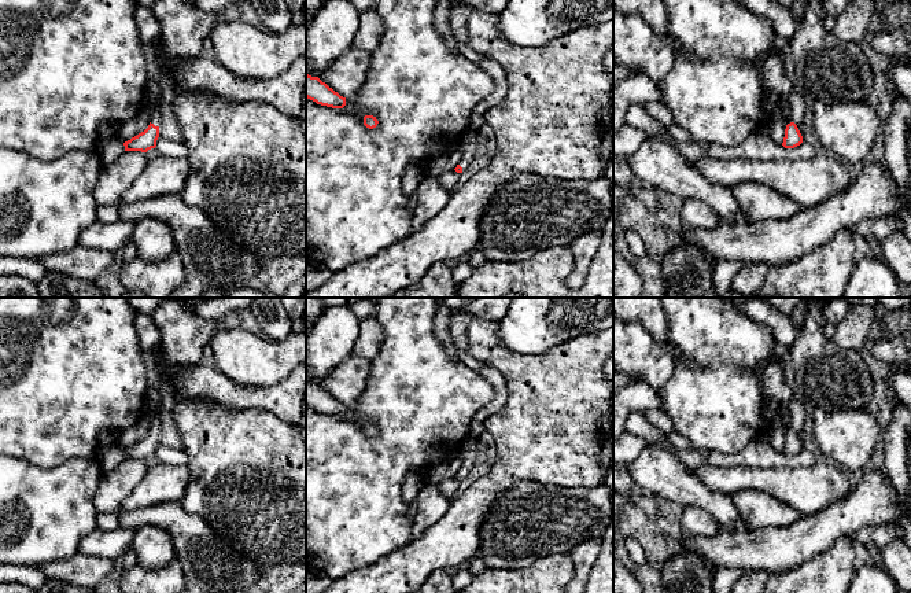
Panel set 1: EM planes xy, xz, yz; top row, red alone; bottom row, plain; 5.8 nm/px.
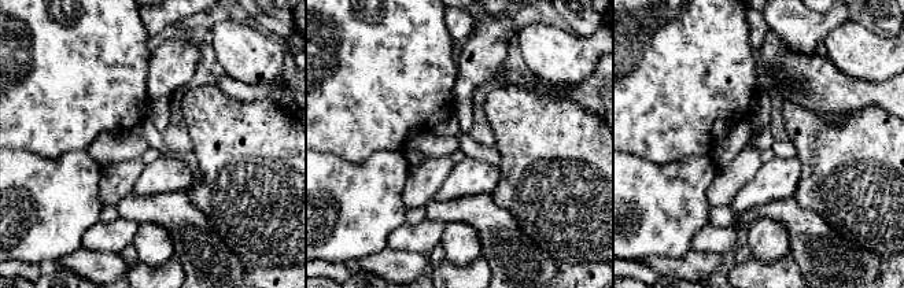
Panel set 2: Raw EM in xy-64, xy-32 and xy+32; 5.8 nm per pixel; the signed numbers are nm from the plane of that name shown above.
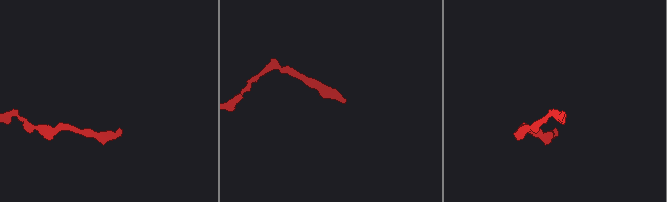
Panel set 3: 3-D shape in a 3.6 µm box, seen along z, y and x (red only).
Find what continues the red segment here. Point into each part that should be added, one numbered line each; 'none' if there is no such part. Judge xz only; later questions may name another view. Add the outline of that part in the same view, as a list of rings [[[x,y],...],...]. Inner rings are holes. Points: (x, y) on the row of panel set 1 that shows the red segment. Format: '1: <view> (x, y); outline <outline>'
1: xz (468, 143); outline [[[468,130],[466,136],[460,140],[458,144],[462,147],[462,158],[458,165],[464,172],[471,165],[476,154],[476,132]]]

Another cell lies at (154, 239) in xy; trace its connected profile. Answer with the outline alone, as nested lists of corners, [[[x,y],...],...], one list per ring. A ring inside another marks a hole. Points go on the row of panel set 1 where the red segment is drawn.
[[[144,218],[134,222],[132,242],[137,257],[144,261],[163,261],[176,251],[171,228],[159,218]]]

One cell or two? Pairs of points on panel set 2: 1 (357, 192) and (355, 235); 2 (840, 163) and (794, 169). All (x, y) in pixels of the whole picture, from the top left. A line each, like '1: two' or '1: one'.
1: one
2: two

